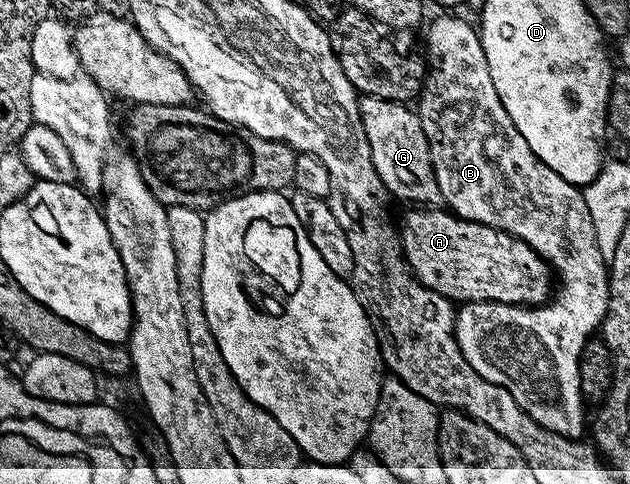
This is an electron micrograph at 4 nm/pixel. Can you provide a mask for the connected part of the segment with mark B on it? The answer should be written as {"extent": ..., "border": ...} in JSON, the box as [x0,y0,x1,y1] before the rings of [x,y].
{"extent":[418,17,610,439],"border":[[[460,17],[434,18],[432,26],[428,29],[428,57],[426,56],[426,65],[426,76],[418,94],[418,102],[420,101],[418,114],[421,119],[422,129],[424,129],[429,139],[434,175],[437,177],[438,187],[441,188],[443,204],[464,221],[477,221],[483,225],[493,225],[495,229],[501,229],[518,239],[522,239],[535,253],[539,254],[540,257],[544,258],[552,266],[555,276],[559,281],[558,292],[555,296],[547,303],[535,307],[507,305],[506,303],[494,303],[493,301],[470,301],[461,304],[455,310],[455,334],[458,347],[462,351],[466,363],[470,363],[470,367],[474,367],[474,371],[478,371],[478,375],[482,375],[482,379],[486,379],[490,383],[494,383],[498,387],[510,391],[510,395],[514,395],[514,399],[527,411],[530,419],[534,419],[542,427],[546,427],[551,431],[551,433],[557,433],[563,437],[571,437],[573,439],[583,438],[586,433],[586,421],[584,425],[584,405],[586,406],[586,399],[580,394],[578,363],[580,362],[580,356],[586,347],[586,343],[593,340],[595,333],[592,332],[595,329],[597,332],[603,326],[604,317],[608,313],[608,279],[610,276],[610,269],[606,264],[606,258],[602,255],[602,251],[596,242],[594,223],[590,219],[590,211],[586,207],[584,194],[577,186],[566,183],[566,179],[562,179],[562,175],[558,175],[558,171],[550,171],[550,167],[546,167],[546,163],[542,163],[542,159],[538,159],[538,155],[534,155],[534,151],[530,151],[530,143],[526,143],[526,139],[522,139],[518,127],[514,127],[510,115],[506,115],[506,107],[502,107],[502,99],[498,99],[498,91],[494,91],[494,79],[490,79],[490,67],[486,63],[486,51],[482,51],[480,34],[474,28],[473,22],[471,25],[470,22],[463,21]]]}

